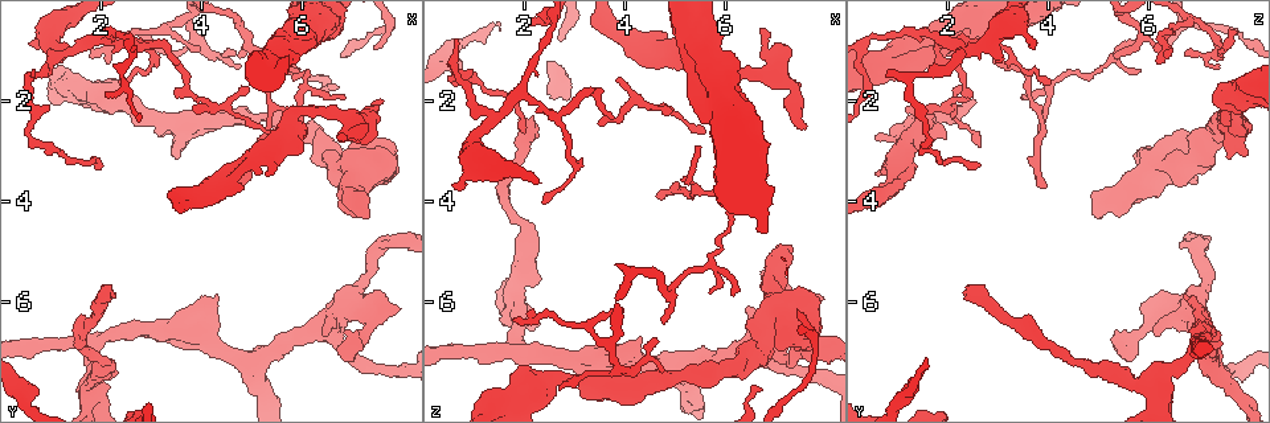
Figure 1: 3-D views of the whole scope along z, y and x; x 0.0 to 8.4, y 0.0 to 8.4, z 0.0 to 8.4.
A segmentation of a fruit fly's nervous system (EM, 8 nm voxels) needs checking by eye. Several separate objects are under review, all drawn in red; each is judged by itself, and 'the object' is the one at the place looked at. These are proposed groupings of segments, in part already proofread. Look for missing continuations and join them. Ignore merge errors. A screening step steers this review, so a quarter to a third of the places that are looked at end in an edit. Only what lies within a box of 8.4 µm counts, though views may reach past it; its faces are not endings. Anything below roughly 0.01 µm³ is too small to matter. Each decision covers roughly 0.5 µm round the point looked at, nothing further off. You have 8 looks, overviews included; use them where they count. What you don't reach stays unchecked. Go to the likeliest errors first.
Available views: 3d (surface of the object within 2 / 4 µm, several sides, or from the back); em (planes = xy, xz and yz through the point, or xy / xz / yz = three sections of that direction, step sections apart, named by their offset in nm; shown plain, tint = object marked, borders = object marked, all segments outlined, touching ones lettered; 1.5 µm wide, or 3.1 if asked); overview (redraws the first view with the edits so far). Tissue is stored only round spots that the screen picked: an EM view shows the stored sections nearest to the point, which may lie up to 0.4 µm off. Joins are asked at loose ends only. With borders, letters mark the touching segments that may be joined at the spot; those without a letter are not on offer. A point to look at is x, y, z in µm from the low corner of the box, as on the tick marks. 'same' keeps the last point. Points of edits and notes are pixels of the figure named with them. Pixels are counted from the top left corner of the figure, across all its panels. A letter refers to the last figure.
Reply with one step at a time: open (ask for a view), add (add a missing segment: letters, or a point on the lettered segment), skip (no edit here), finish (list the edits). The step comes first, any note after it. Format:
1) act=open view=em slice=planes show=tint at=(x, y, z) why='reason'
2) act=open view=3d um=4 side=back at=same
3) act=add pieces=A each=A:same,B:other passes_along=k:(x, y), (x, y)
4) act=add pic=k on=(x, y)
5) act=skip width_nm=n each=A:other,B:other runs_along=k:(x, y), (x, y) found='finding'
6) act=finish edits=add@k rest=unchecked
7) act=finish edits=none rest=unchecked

act=open view=em slice=planes show=borders at=(6.05, 2.75, 2.05) why='an open end'

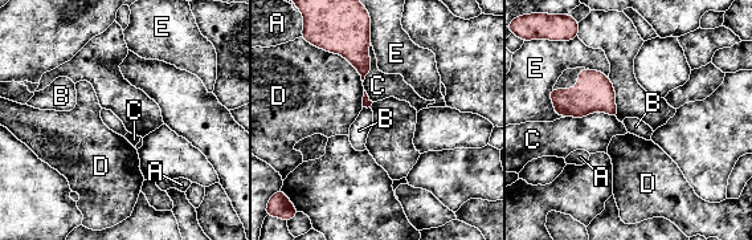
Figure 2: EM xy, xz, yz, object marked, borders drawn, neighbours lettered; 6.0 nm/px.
act=skip each=A:other,B:other,C:other,D:other,E:other found='none of them fits'

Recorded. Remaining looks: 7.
act=open view=em slice=yz step=8 show=borders at=(3.50, 3.15, 7.60) why='free end'

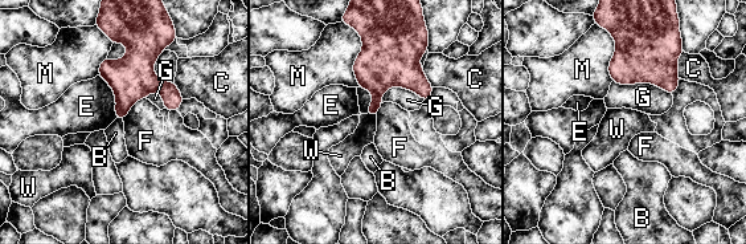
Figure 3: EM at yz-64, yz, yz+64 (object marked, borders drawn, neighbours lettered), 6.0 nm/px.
act=open view=em slice=planes show=borders at=same why='cut it another way'

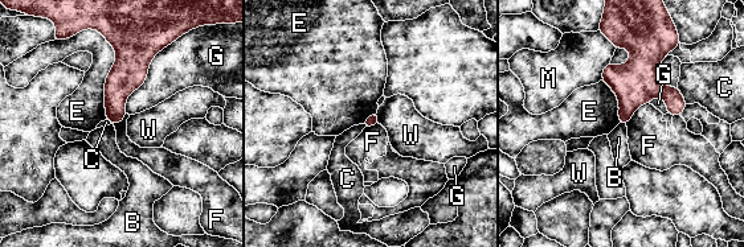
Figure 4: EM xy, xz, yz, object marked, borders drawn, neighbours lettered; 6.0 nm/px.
act=skip each=B:other,C:other,E:other,F:other,G:other,M:other,W:other border=4:(620, 122), (625, 124) found='no lettered segment goes on from it'

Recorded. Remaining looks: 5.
act=open view=3d um=2 at=(0.75, 1.50, 0.80) why='free end'

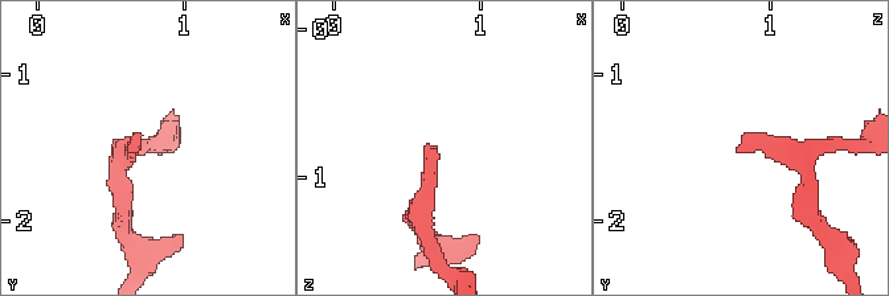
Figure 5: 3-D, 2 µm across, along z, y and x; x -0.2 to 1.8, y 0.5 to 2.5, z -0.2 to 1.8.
act=open view=em slice=xy step=8 show=borders at=(0.70, 1.52, 0.80) why='shape alone is not enough'

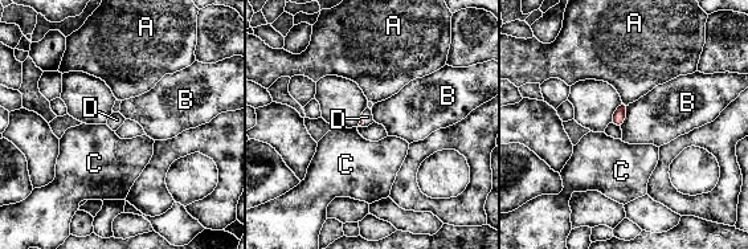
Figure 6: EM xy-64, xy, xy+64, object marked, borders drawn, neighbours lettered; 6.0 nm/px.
act=open view=em slice=planes show=borders at=same why='cut it another way'

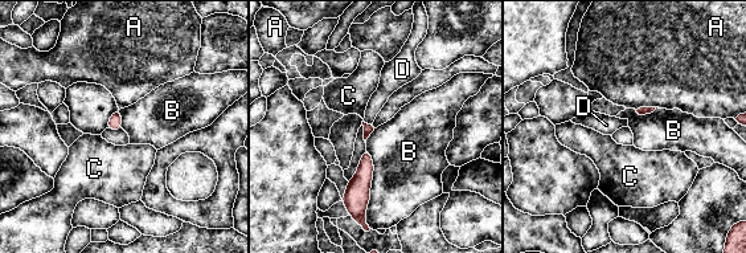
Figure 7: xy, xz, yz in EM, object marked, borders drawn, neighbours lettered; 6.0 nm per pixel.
act=add pieces=D each=A:other,B:other,C:other,D:same passes_along=7:(368, 129), (367, 123), (386, 88) found='it goes on there'

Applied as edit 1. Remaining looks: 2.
act=finish edits=add@7 rest=unchecked

